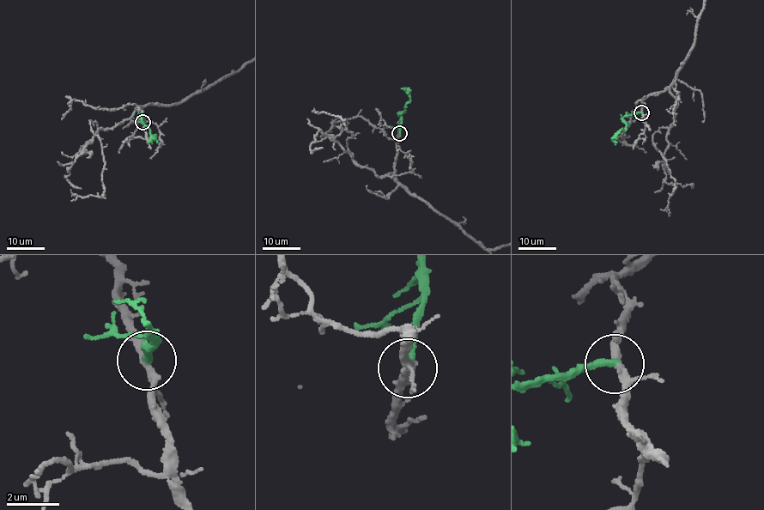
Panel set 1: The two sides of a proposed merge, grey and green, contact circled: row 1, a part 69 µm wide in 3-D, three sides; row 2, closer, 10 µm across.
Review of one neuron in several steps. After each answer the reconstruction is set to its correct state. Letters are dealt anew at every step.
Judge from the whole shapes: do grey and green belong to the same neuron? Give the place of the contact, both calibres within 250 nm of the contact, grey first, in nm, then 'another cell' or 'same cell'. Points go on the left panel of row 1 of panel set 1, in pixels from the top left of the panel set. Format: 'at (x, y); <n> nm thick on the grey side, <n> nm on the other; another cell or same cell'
at (142, 122); 320 nm thick on the grey side, 280 nm on the other; another cell

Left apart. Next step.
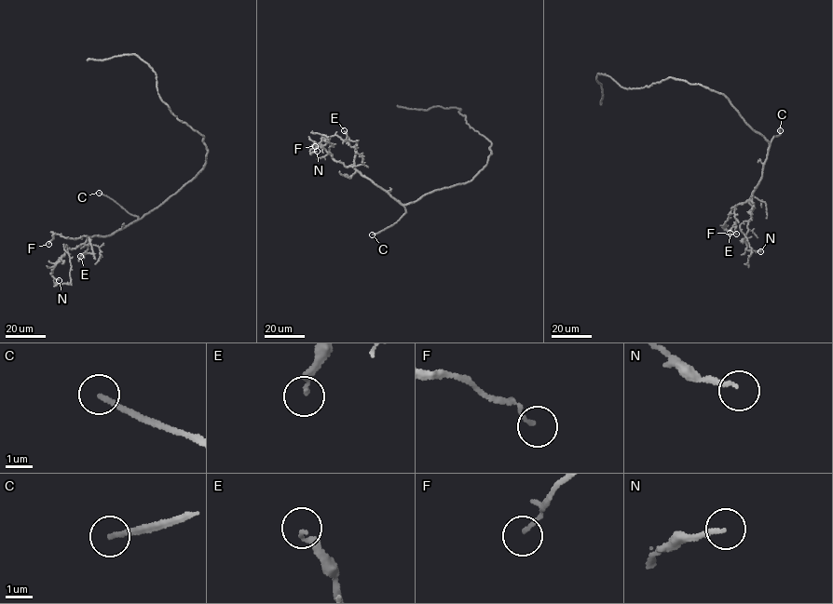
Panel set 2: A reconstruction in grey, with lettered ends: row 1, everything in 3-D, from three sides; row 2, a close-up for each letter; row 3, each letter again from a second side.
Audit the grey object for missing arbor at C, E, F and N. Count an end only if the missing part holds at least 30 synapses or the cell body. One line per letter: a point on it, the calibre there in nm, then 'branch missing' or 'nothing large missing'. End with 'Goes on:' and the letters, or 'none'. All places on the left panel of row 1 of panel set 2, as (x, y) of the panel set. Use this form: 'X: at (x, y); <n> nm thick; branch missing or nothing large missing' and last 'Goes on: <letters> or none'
C: at (99, 193); 180 nm thick; branch missing
E: at (80, 256); 160 nm thick; nothing large missing
F: at (48, 244); 120 nm thick; nothing large missing
N: at (59, 280); 160 nm thick; nothing large missing
Goes on: C

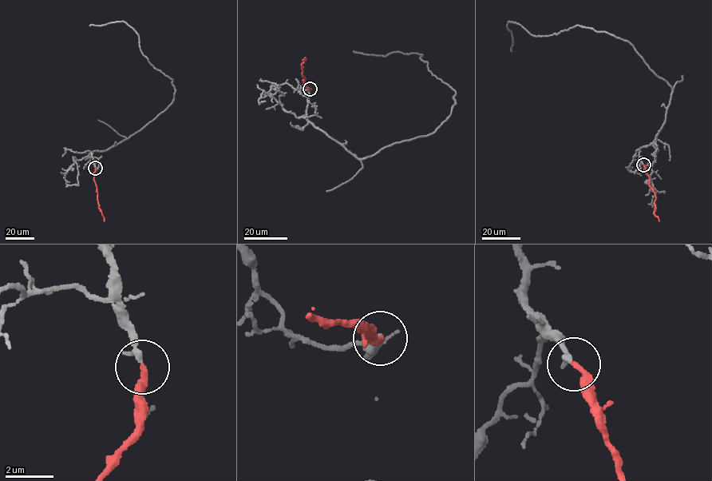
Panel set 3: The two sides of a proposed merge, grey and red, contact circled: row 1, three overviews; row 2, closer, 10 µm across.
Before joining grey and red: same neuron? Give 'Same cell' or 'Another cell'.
Same cell

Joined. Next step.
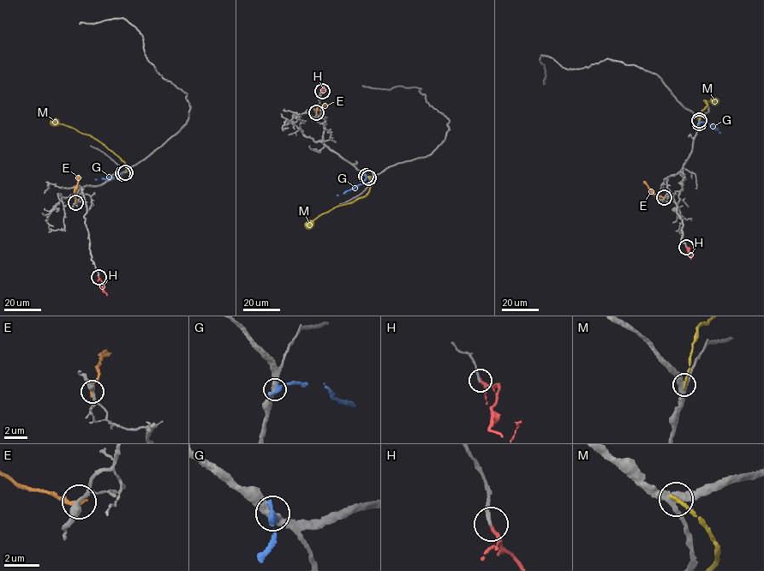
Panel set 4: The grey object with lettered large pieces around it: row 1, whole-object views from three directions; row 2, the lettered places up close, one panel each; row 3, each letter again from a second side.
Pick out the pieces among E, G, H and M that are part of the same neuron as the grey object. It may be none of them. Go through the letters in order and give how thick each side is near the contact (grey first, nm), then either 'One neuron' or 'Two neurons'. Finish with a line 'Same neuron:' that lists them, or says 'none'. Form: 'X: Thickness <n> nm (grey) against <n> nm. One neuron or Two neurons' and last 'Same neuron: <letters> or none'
E: Thickness 260 nm (grey) against 240 nm. Two neurons
G: Thickness 400 nm (grey) against 360 nm. Two neurons
H: Thickness 180 nm (grey) against 220 nm. One neuron
M: Thickness 360 nm (grey) against 240 nm. Two neurons
Same neuron: H

